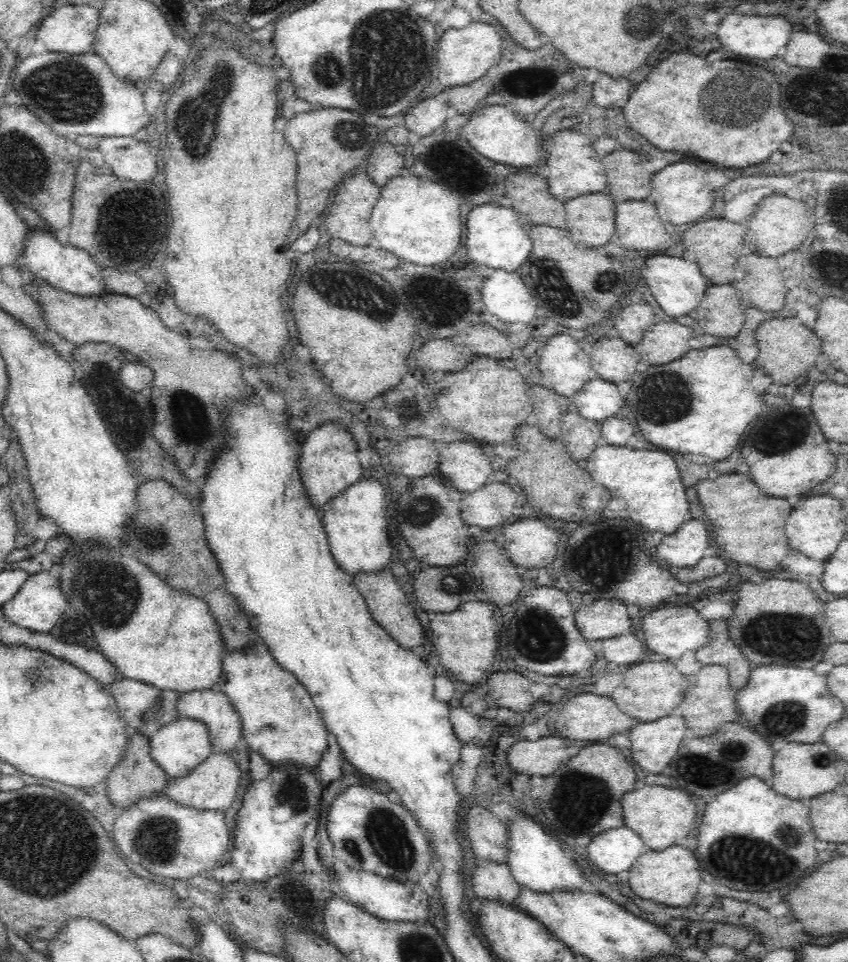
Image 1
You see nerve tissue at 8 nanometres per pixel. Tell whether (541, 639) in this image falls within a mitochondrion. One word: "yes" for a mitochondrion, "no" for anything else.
yes

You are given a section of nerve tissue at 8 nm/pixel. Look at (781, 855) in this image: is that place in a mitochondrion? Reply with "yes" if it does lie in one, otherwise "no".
yes

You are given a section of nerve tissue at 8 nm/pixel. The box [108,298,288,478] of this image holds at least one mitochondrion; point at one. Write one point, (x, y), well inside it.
(187, 411)

